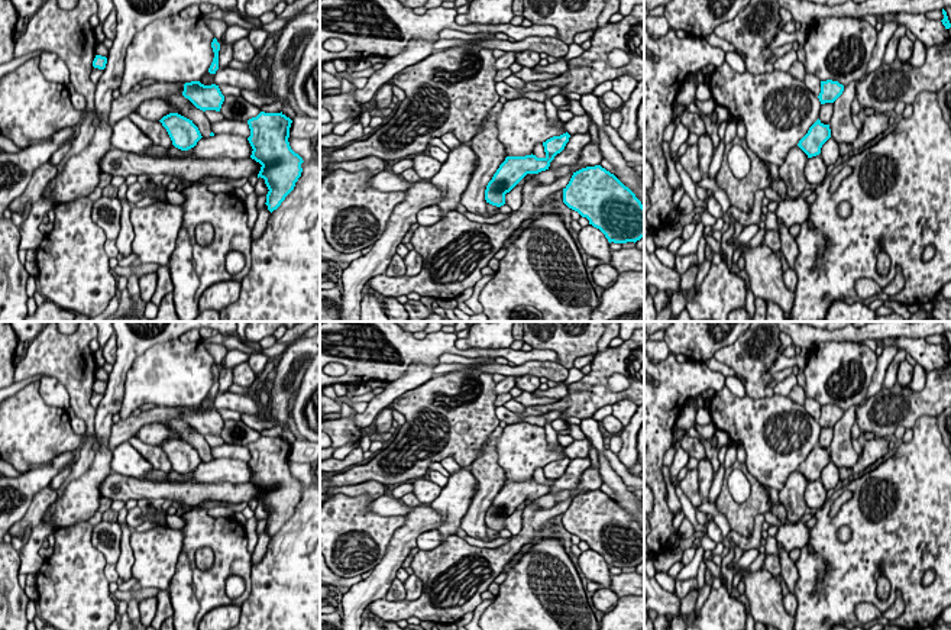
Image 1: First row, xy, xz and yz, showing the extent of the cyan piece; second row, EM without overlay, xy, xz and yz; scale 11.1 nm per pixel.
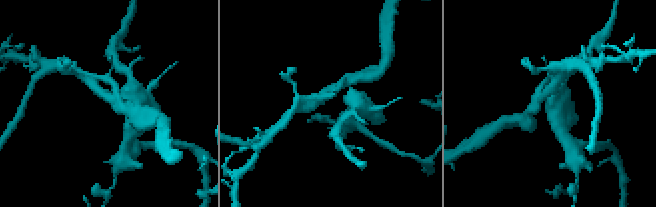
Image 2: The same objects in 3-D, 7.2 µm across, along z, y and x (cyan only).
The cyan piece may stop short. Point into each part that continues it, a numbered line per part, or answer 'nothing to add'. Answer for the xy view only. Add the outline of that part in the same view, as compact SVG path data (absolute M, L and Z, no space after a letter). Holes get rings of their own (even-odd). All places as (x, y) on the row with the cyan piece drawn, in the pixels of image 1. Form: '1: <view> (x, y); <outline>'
1: xy (180, 103); M171 94L168 97L158 98L164 98L181 116L190 119L198 127L203 138L210 138L211 123L206 117L204 112L197 109L188 98L181 94Z

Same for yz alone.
1: yz (825, 112); M832 103L821 104L821 109L819 109L821 123L829 125L831 117L832 117L832 112L834 112L834 104Z

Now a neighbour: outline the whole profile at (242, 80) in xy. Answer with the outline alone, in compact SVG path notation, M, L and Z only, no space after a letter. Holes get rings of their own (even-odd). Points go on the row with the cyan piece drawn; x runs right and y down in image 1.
M219 68L214 74L214 83L217 85L229 84L237 87L239 90L252 90L256 93L262 85L252 72L246 72L243 70L236 68Z

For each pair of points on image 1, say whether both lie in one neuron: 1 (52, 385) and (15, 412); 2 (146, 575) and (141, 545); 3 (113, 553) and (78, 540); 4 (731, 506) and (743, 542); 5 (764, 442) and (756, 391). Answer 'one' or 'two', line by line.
1: two
2: one
3: two
4: two
5: two

